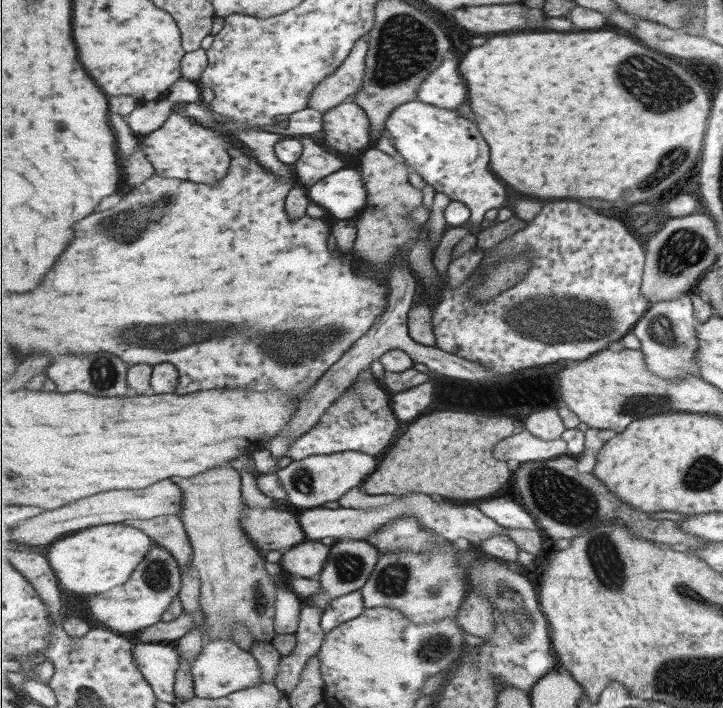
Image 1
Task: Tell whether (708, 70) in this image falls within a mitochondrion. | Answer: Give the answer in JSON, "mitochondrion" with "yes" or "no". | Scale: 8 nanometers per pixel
{"mitochondrion":"yes"}

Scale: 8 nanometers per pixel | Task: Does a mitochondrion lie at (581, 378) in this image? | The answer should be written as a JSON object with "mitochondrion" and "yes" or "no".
{"mitochondrion":"no"}

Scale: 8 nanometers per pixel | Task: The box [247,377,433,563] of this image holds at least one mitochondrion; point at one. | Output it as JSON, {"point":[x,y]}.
{"point":[303,481]}

